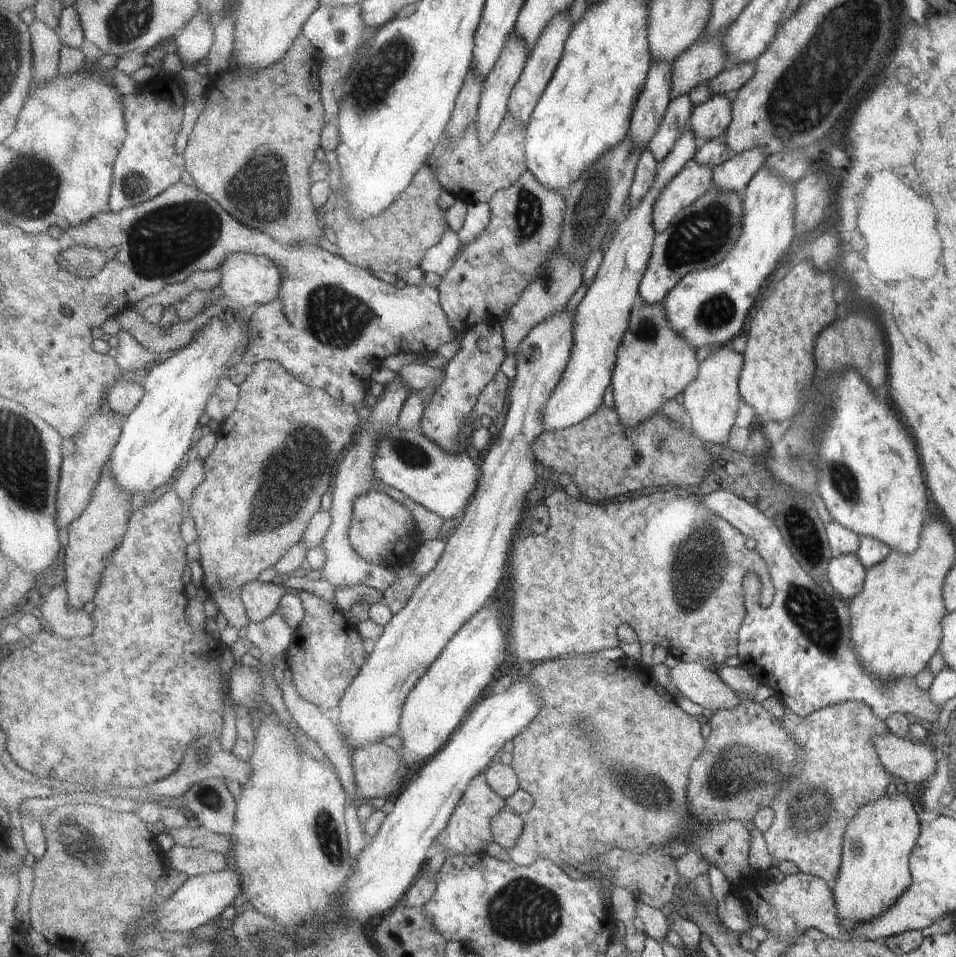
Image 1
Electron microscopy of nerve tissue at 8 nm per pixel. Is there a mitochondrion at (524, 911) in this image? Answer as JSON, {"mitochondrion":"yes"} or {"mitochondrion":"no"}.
{"mitochondrion":"yes"}

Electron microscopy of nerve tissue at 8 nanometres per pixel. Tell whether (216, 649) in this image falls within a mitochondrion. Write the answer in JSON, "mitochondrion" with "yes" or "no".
{"mitochondrion":"no"}

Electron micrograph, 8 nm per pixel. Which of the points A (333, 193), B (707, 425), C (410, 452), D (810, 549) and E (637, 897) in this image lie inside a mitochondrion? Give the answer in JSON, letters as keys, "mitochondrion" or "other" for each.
{"A":"other","B":"other","C":"mitochondrion","D":"other","E":"other"}

